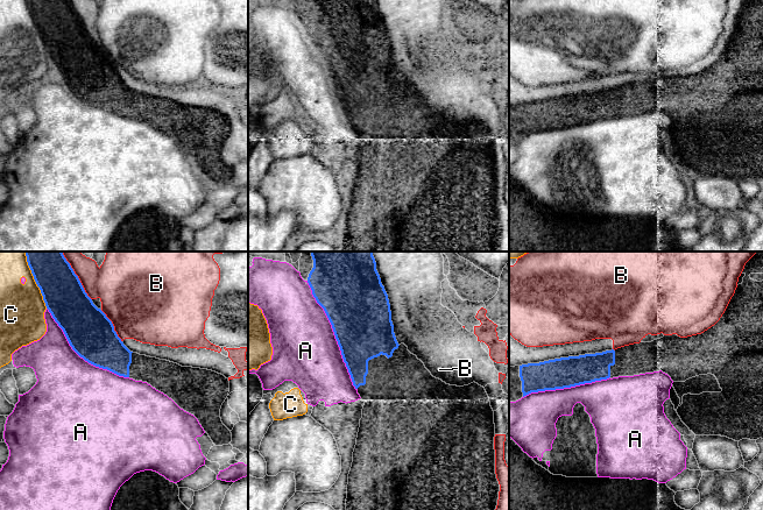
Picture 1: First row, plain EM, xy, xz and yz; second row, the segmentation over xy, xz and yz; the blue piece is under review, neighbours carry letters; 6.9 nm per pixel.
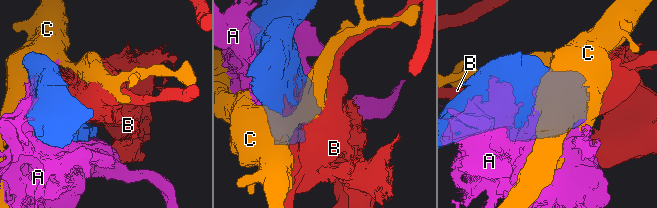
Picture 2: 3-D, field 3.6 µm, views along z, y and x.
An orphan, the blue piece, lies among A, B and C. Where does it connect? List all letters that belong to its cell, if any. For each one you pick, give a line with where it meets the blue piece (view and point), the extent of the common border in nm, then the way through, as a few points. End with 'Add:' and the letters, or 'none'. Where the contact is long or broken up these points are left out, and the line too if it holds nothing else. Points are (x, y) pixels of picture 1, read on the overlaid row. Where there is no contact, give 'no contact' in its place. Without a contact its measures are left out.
Add: none

